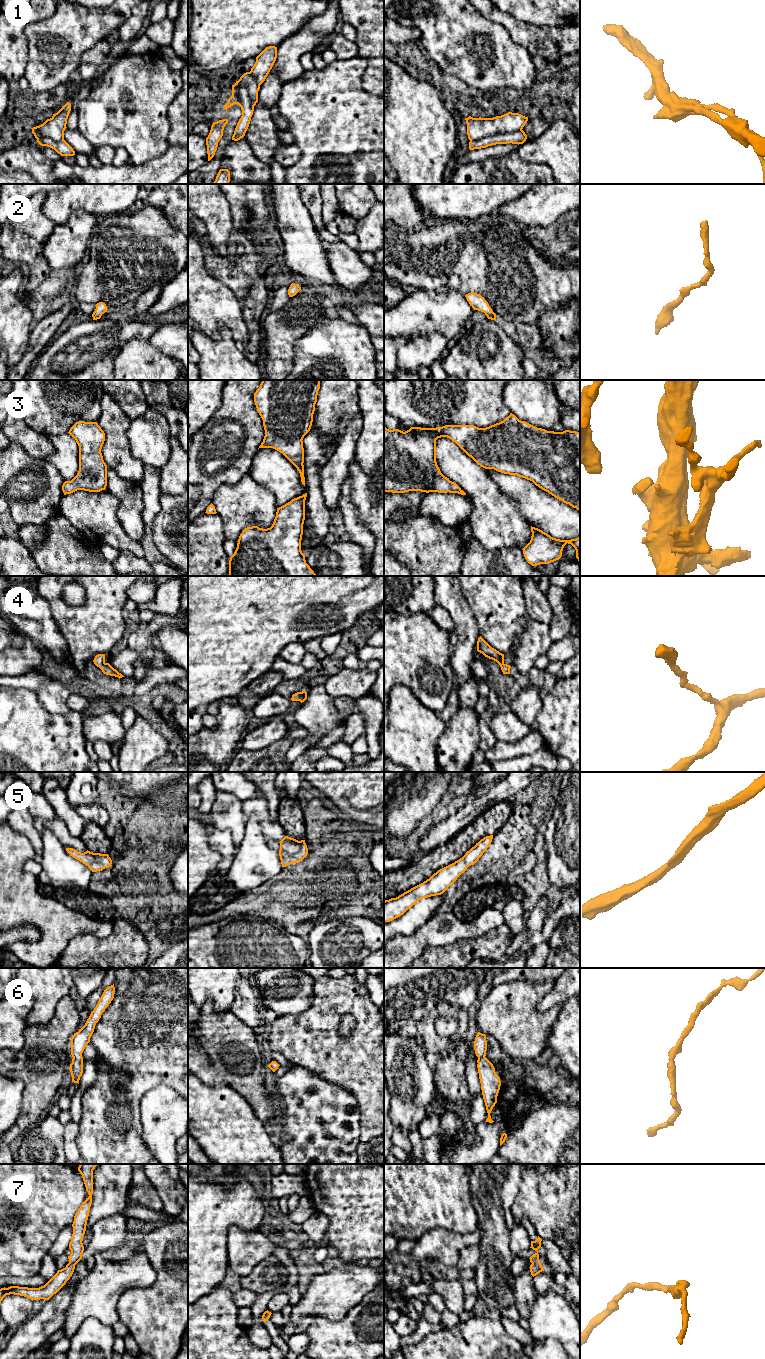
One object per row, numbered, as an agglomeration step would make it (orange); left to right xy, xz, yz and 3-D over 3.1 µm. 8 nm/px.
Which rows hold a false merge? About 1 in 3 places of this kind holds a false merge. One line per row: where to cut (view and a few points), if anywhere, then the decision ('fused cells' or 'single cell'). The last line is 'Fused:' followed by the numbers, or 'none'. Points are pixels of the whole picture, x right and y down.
1: cut none; single cell
2: cut none; single cell
3: cut none; single cell
4: cut none; single cell
5: cut none; single cell
6: cut none; single cell
7: cut none; single cell
Fused: none

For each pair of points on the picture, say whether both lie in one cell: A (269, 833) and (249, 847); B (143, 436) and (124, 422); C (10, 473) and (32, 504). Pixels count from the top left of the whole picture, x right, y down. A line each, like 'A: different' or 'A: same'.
A: different
B: different
C: same

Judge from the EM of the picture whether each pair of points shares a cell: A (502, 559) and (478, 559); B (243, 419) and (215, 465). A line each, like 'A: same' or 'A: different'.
A: same
B: same

